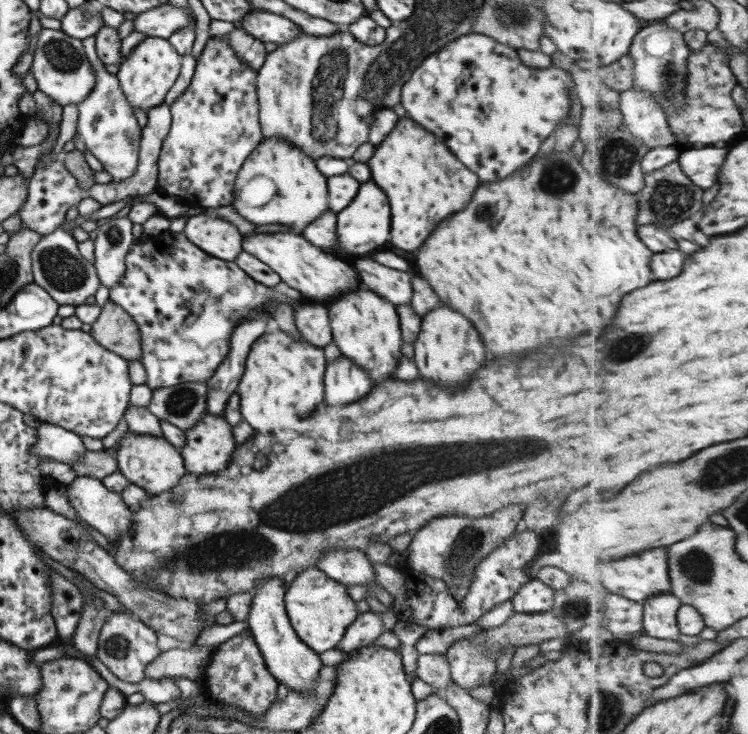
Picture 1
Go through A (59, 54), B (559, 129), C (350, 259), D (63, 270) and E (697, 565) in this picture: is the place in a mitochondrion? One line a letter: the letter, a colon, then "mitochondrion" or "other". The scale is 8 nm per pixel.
A: mitochondrion
B: other
C: other
D: mitochondrion
E: mitochondrion

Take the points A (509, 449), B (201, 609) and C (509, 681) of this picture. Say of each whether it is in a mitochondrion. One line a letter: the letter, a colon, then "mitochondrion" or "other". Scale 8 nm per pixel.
A: mitochondrion
B: other
C: other

